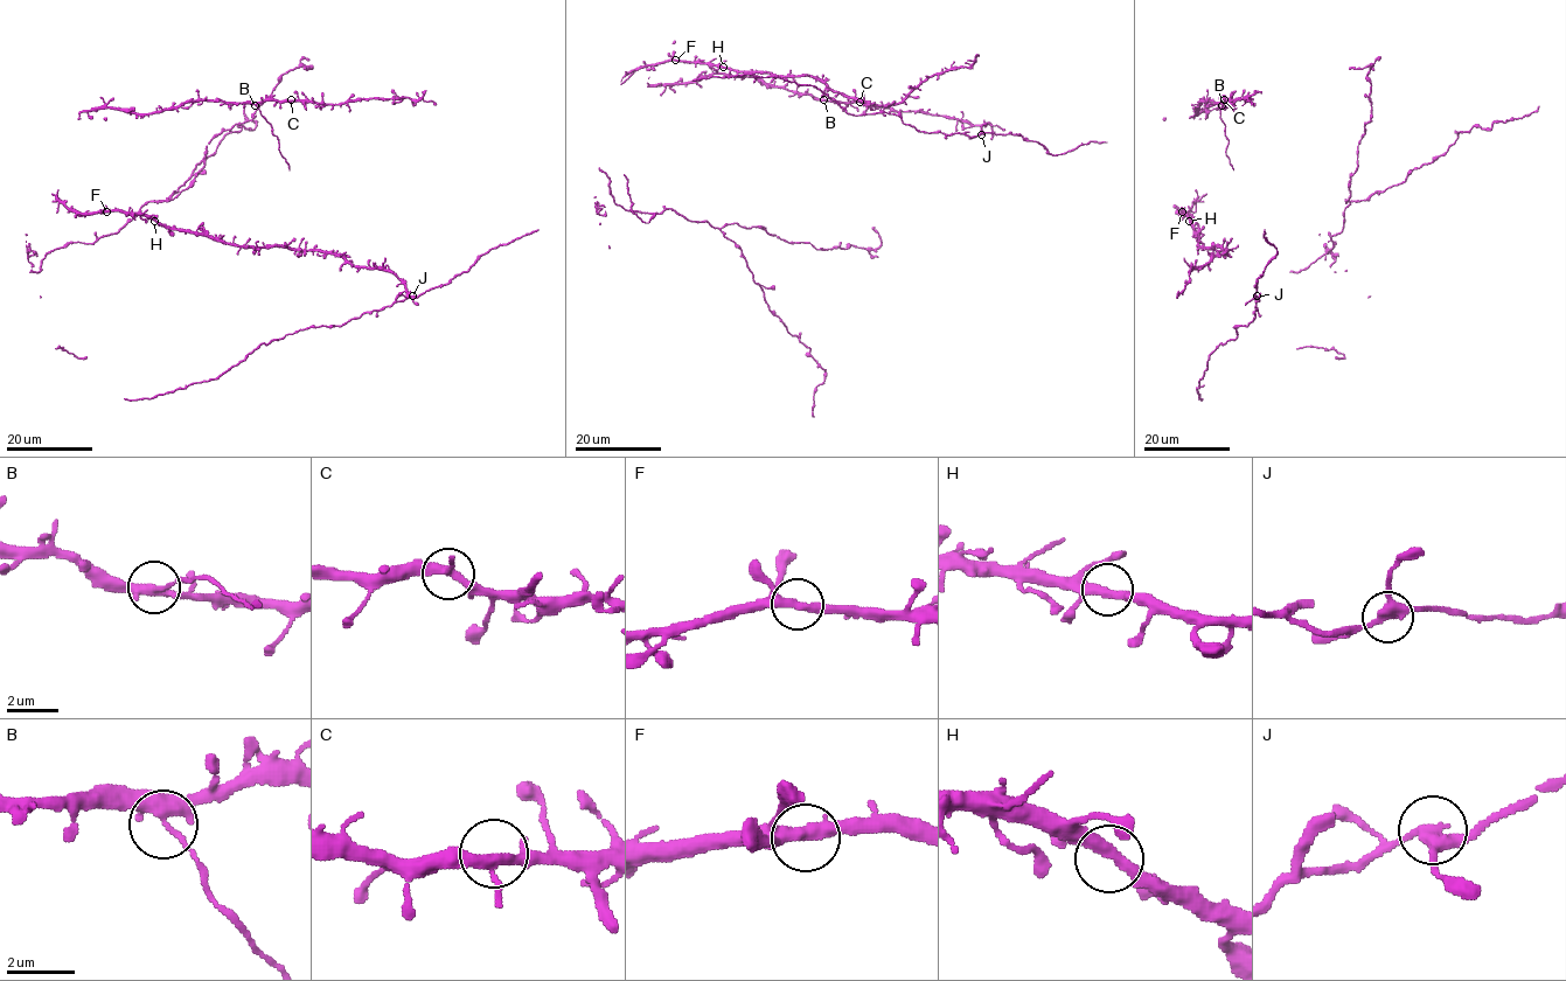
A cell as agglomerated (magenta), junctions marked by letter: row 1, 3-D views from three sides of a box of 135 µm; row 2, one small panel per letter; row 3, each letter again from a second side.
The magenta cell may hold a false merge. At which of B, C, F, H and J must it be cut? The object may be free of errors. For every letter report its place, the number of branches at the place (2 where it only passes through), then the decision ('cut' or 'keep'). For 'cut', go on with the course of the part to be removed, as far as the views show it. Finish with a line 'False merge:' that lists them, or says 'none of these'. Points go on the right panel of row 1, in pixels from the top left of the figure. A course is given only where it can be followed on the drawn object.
B: (1222, 105) | 3 | cut | (1222, 105), (1219, 118), (1229, 140), (1225, 153), (1233, 169)
C: (1224, 99) | 3 | keep
F: (1182, 211) | 3 | keep
H: (1189, 221) | 3 | keep
J: (1257, 296) | 3 | keep
False merge: B

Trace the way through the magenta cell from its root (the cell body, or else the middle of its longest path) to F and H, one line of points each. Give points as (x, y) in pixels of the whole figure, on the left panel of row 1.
F: (256, 247), (224, 244), (204, 235), (169, 230), (137, 214), (106, 211)
H: (256, 247), (230, 245), (201, 235), (169, 230), (154, 221)

